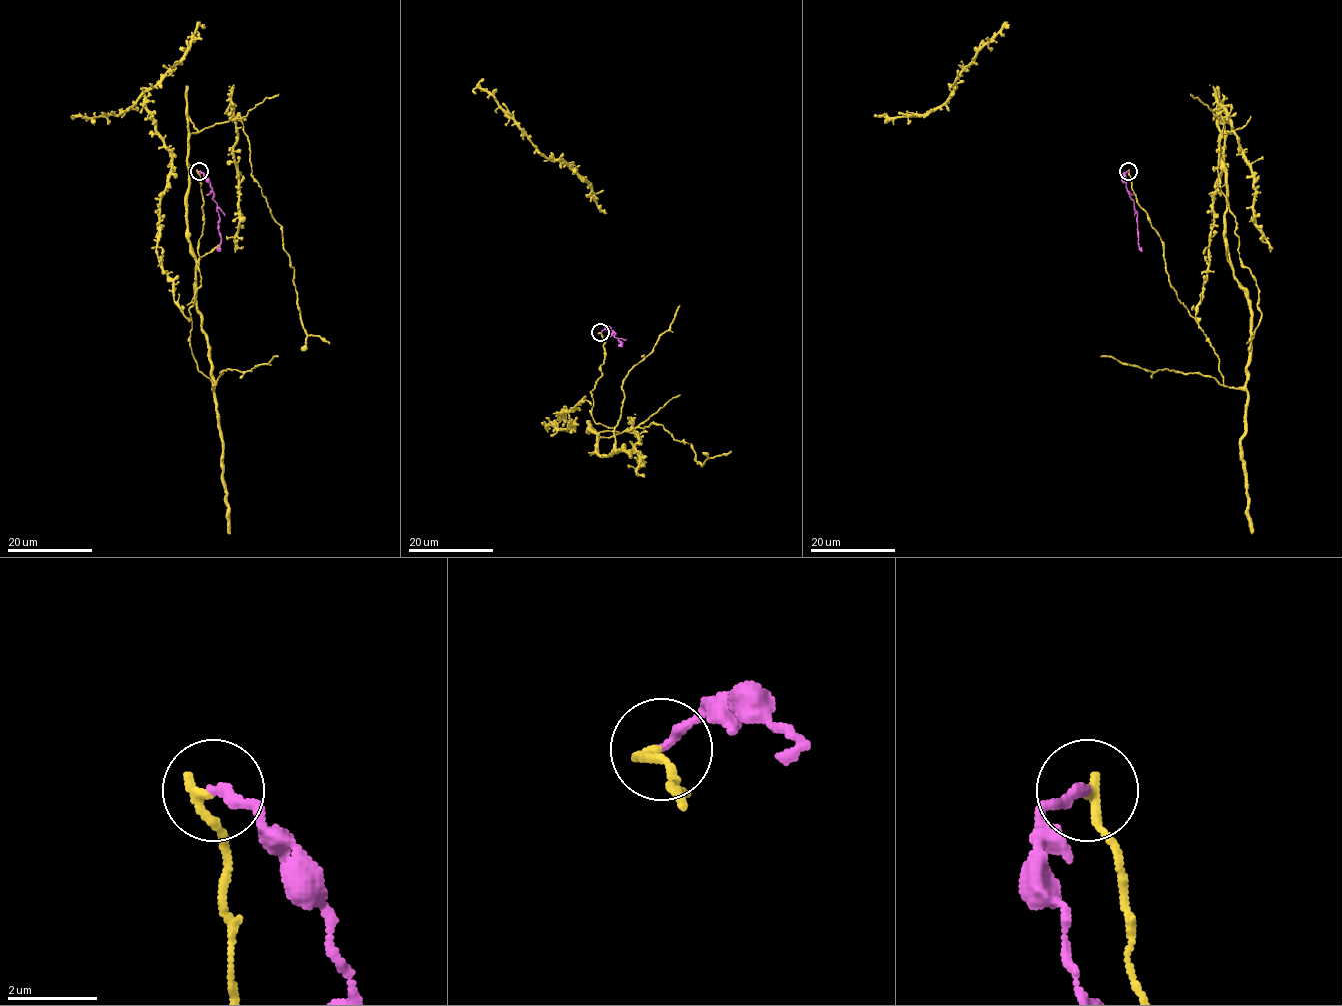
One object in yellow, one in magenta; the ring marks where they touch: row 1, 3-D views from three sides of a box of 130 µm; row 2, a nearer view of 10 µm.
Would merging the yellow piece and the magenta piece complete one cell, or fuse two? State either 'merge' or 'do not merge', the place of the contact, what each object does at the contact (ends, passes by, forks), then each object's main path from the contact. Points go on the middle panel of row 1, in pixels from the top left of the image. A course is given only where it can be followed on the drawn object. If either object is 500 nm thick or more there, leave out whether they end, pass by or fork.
do not merge; at (600, 332); yellow ends there; magenta ends there; yellow runs (600, 332), (591, 416), (616, 441), (601, 456), (589, 424), (607, 437), (661, 424), (702, 466), (731, 450); magenta runs (601, 332), (608, 328), (616, 333), (614, 337), (622, 342), (619, 346)

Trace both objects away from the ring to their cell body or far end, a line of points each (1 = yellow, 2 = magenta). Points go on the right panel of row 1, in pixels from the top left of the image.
1: (1128, 171), (1169, 284), (1241, 387), (1233, 127), (1218, 177), (1258, 291), (1246, 344)
2: (1128, 171), (1124, 174), (1124, 180), (1134, 203), (1137, 243), (1142, 250)

